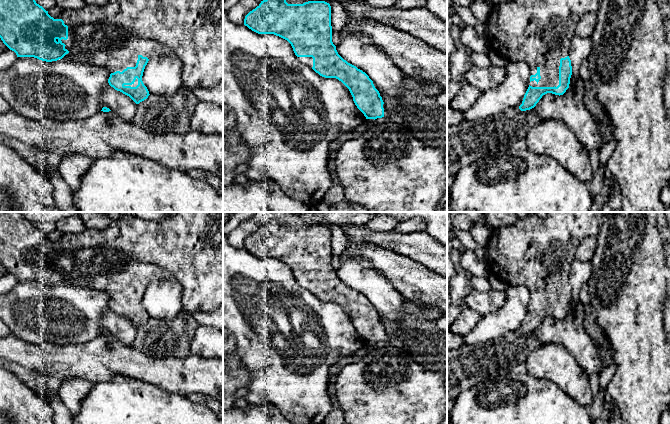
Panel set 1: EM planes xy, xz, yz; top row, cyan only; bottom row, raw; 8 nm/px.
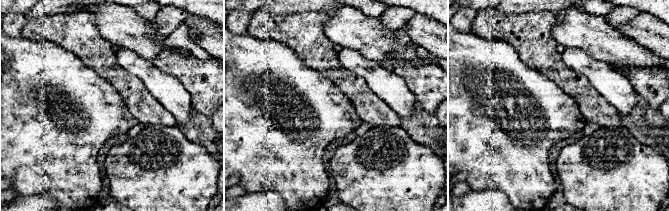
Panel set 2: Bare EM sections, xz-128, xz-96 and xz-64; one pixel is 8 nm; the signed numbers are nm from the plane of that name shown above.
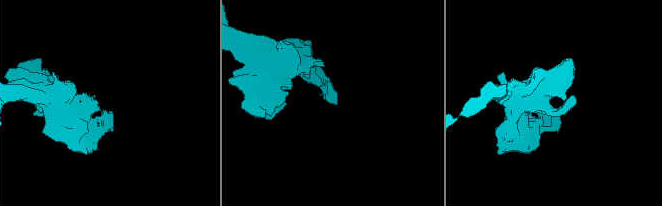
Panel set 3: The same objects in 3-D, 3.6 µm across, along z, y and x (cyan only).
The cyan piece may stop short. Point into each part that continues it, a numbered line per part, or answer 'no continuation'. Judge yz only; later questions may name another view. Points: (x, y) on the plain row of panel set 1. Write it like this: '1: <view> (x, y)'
1: yz (537, 253)

